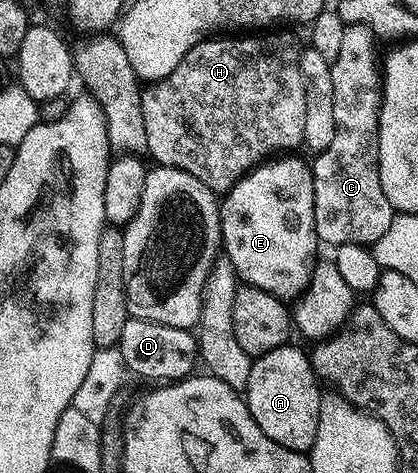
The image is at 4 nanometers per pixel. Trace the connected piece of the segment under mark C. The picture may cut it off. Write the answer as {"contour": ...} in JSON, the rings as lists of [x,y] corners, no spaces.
{"contour":[[[352,23],[346,27],[340,53],[336,56],[336,60],[330,63],[330,71],[332,72],[332,112],[336,112],[338,127],[336,128],[336,136],[332,136],[332,144],[315,157],[318,159],[313,159],[312,169],[314,172],[314,227],[318,233],[319,243],[326,245],[327,242],[331,248],[337,248],[344,244],[369,247],[376,240],[380,240],[380,236],[384,236],[384,232],[388,232],[388,224],[392,224],[396,213],[394,205],[388,200],[388,196],[384,196],[384,188],[380,184],[380,172],[378,171],[378,110],[382,107],[382,80],[384,77],[383,71],[380,69],[378,46],[380,46],[379,39],[375,37],[369,26],[364,23]]]}

